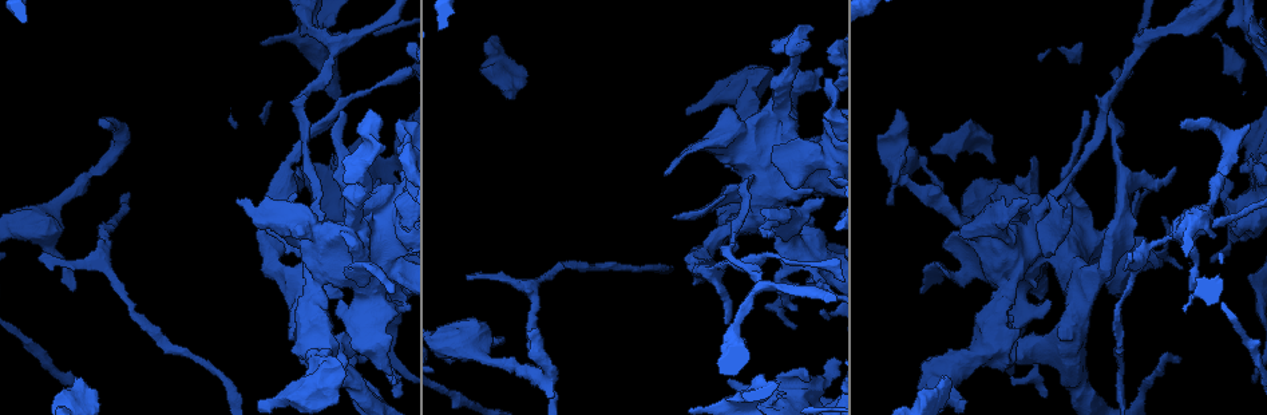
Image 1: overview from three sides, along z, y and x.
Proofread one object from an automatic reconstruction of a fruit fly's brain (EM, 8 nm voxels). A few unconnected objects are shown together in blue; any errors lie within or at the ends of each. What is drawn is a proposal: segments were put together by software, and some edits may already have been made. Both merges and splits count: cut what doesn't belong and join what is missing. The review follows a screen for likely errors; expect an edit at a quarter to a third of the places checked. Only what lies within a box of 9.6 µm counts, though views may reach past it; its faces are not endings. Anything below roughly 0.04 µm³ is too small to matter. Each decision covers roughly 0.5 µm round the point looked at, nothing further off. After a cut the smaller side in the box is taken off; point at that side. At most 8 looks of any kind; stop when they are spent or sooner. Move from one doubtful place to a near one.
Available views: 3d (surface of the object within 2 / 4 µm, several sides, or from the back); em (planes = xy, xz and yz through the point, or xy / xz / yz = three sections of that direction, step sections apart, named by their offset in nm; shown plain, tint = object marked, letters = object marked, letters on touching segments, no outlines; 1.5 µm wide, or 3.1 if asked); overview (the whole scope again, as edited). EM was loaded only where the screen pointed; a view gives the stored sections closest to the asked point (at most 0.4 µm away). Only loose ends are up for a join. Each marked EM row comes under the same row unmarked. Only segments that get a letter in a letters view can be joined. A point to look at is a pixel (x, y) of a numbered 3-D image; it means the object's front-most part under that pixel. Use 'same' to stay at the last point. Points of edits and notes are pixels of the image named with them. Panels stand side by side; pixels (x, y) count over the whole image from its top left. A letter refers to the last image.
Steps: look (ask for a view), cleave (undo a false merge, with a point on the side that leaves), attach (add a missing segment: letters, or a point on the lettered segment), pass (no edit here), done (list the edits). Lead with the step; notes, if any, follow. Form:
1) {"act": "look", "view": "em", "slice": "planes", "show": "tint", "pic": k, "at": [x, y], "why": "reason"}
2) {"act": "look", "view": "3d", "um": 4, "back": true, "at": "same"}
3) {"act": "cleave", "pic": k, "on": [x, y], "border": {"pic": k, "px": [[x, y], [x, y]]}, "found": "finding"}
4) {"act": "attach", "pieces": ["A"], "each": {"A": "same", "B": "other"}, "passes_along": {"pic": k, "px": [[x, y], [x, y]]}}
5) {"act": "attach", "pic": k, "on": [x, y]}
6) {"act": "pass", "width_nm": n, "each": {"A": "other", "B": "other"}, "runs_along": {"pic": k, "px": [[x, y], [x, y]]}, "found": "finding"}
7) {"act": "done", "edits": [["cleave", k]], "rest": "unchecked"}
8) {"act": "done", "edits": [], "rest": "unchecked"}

{"act": "look", "view": "3d", "um": 4, "pic": 1, "at": [505, 92]}

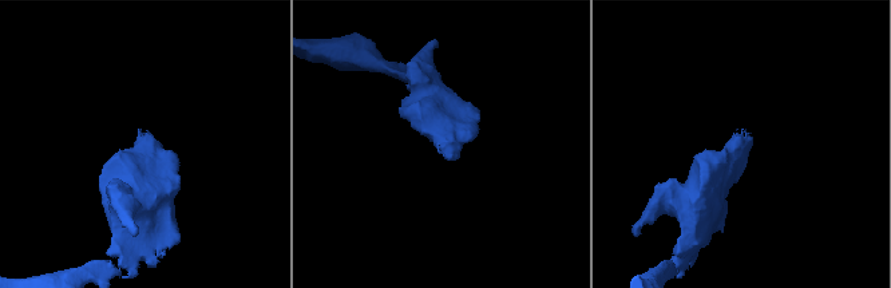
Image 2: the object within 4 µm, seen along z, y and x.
{"act": "look", "view": "em", "slice": "planes", "show": "letters", "pic": 2, "at": [138, 131]}

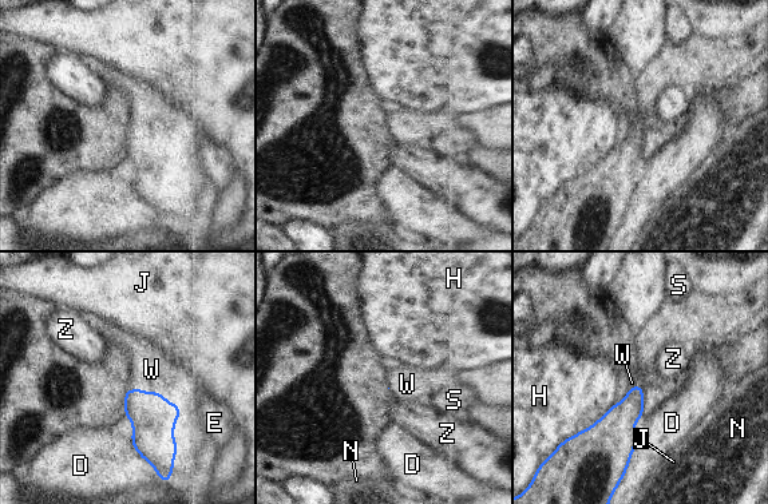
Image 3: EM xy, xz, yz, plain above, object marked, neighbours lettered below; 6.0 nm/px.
{"act": "attach", "pieces": ["W"], "longest_contact_nm": ["W", 360], "each": {"D": "other", "E": "other", "H": "other", "J": "other", "N": "other", "S": "other", "W": "same", "Z": "other"}, "found": "it goes on there"}

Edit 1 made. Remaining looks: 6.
{"act": "look", "view": "overview", "why": "see it whole again"}

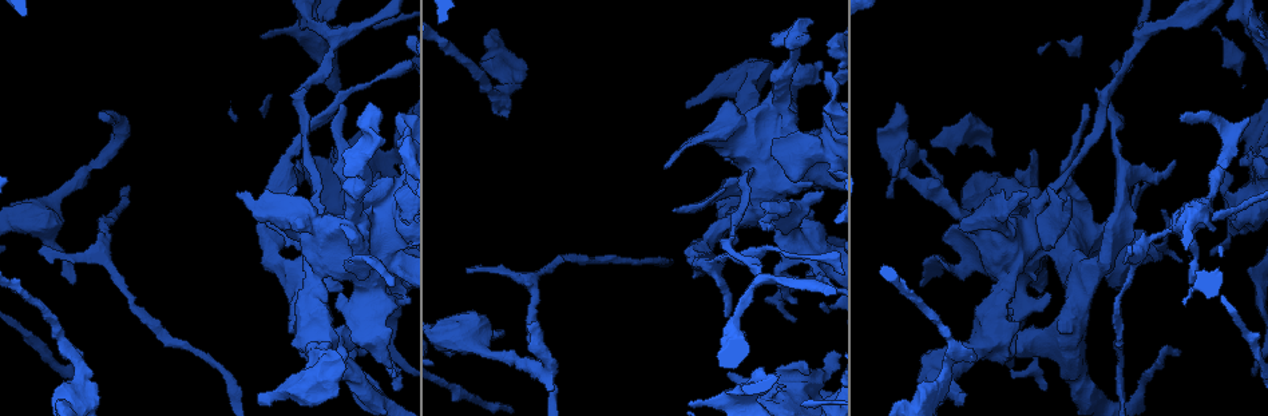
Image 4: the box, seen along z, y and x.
{"act": "look", "view": "3d", "um": 2, "pic": 4, "at": [1128, 247], "why": "free end"}

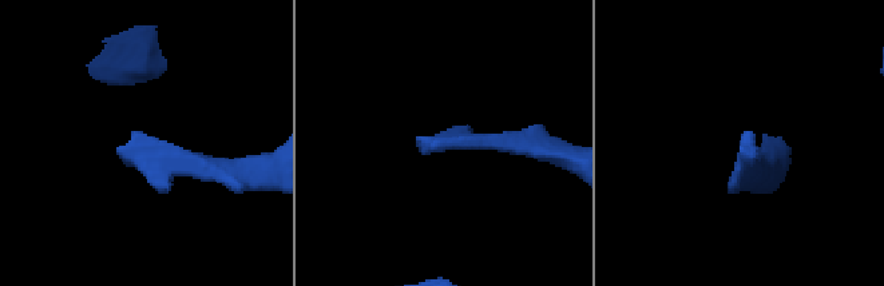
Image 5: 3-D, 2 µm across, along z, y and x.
{"act": "look", "view": "em", "slice": "planes", "show": "letters", "pic": 5, "at": [133, 135], "why": "shape alone is not enough"}

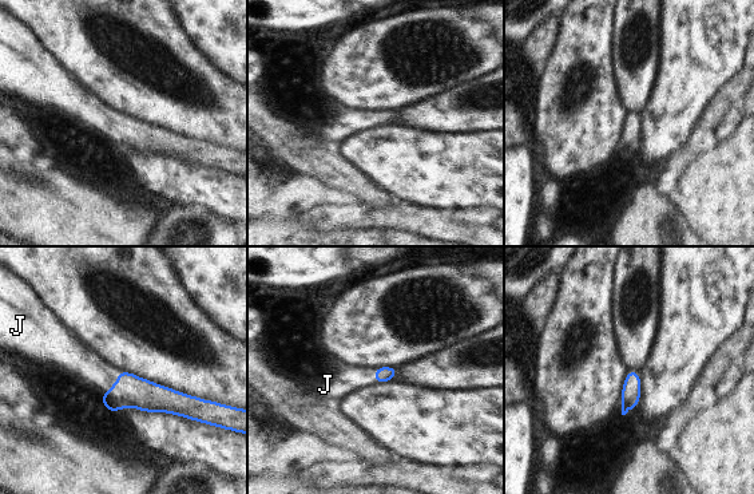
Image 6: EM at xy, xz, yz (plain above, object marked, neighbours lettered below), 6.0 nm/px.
{"act": "attach", "pieces": ["J"], "each": {"J": "same"}, "passes_along": {"pic": 6, "px": [[130, 390], [112, 386], [78, 366]]}, "found": "the cell continues"}

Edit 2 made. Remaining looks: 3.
{"act": "done", "edits": [["attach", 3], ["attach", 6]], "rest": "unchecked"}

